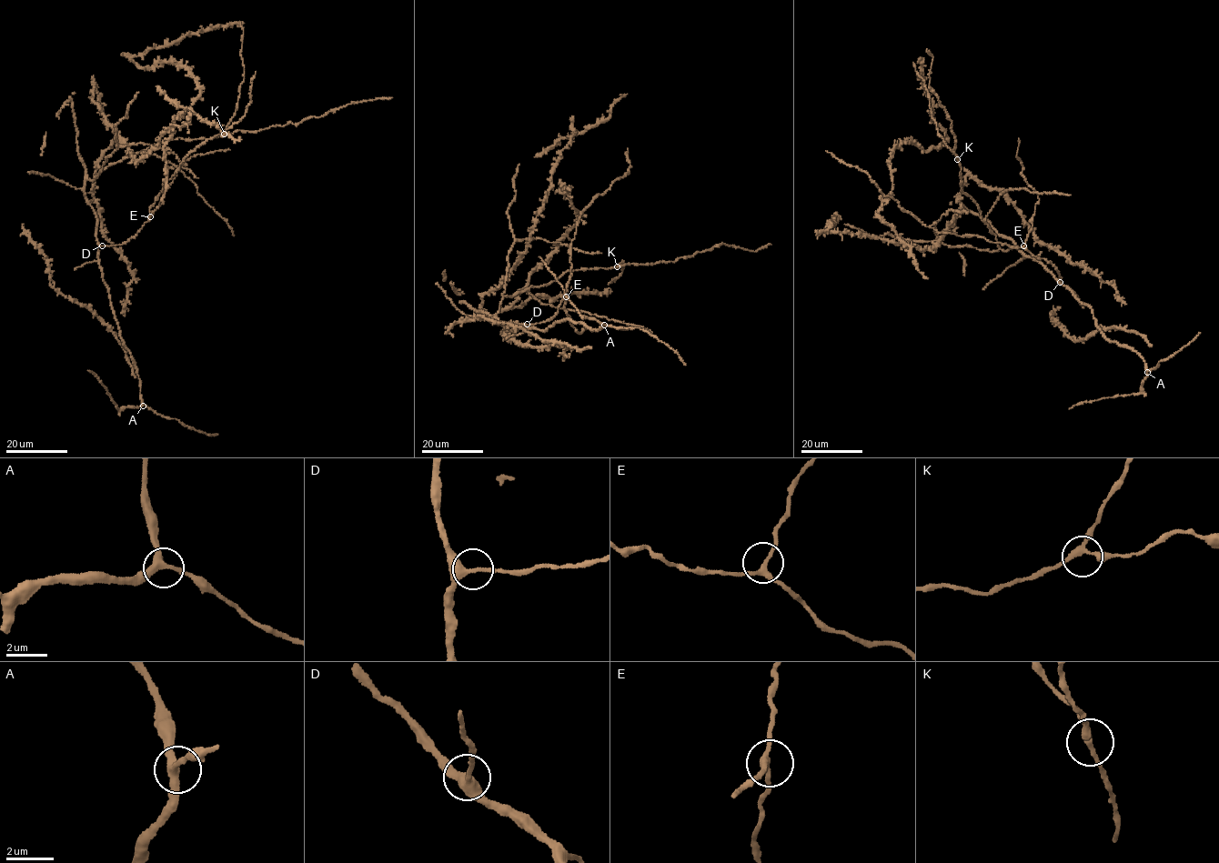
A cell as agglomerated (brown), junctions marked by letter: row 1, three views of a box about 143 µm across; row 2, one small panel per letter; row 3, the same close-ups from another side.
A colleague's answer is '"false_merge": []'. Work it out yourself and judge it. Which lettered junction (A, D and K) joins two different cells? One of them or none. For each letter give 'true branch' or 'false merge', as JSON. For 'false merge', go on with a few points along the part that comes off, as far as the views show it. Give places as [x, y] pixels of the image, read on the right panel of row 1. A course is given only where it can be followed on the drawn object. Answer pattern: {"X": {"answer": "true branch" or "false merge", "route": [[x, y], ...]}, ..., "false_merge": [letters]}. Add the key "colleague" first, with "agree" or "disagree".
{"colleague": "agree", "A": {"answer": "true branch"}, "D": {"answer": "true branch"}, "K": {"answer": "true branch"}, "false_merge": []}

